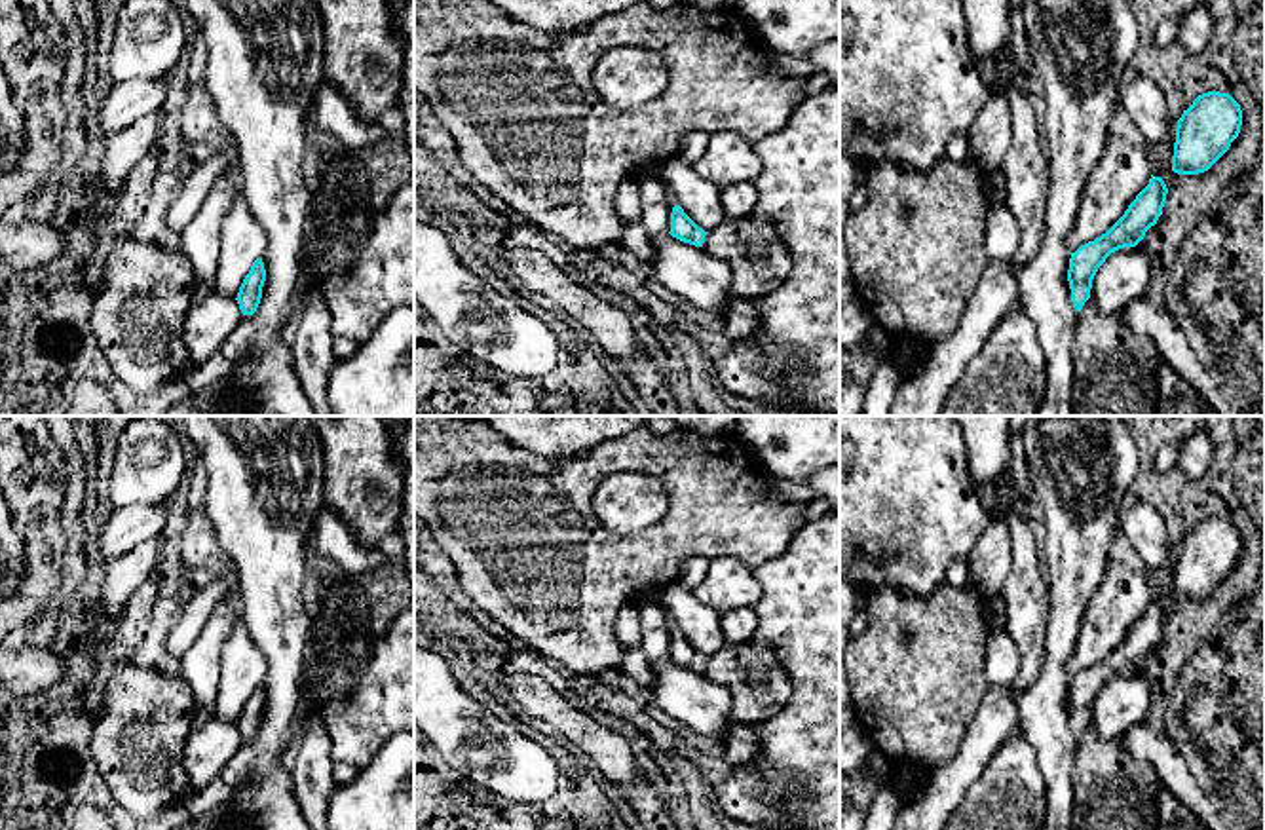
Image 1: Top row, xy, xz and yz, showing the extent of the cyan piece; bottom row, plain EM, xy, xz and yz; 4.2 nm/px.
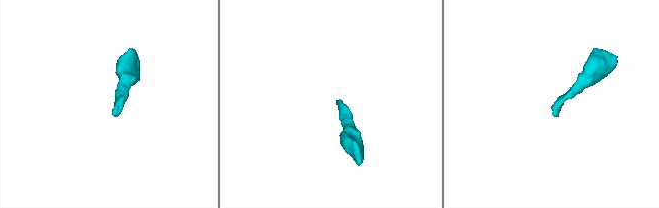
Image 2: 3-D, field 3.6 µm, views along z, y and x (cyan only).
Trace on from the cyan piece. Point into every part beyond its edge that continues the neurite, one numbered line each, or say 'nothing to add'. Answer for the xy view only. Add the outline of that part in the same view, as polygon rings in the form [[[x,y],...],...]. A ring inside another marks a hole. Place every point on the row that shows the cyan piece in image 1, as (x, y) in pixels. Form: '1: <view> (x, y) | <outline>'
nothing to add

